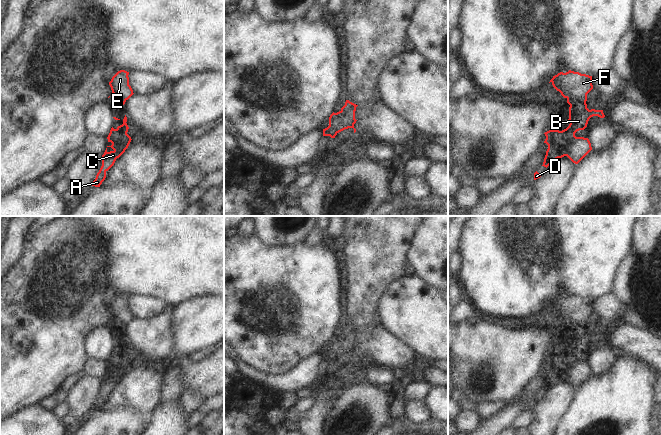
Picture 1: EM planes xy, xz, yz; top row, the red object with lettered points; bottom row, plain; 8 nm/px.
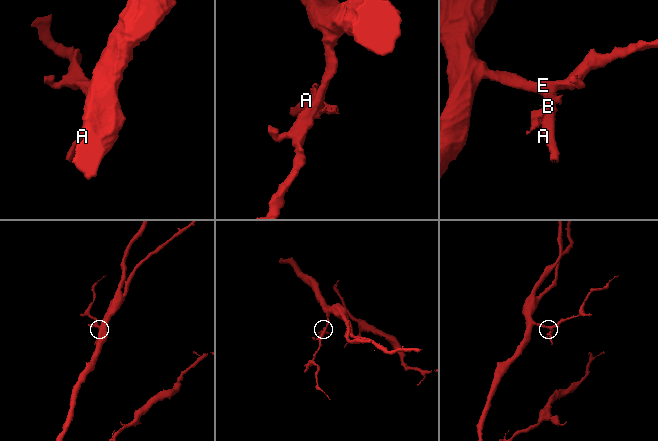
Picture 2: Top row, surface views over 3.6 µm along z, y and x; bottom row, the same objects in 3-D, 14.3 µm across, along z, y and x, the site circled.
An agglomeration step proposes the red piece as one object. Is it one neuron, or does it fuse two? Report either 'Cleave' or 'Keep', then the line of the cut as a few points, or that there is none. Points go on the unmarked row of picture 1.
Cleave. Split along xz (341, 334), (342, 338), (339, 349), (346, 352)

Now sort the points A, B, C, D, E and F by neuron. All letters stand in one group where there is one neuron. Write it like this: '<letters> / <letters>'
A B C D / E F

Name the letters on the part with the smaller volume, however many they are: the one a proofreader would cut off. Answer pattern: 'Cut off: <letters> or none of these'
Cut off: A, B, C, D

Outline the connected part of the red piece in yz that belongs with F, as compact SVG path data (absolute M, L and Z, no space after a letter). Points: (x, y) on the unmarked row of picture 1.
M569 294L560 296L550 304L553 311L566 322L582 322L593 313L592 300Z

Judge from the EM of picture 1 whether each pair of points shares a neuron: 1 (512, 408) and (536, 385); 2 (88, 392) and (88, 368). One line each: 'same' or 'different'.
1: same
2: different

